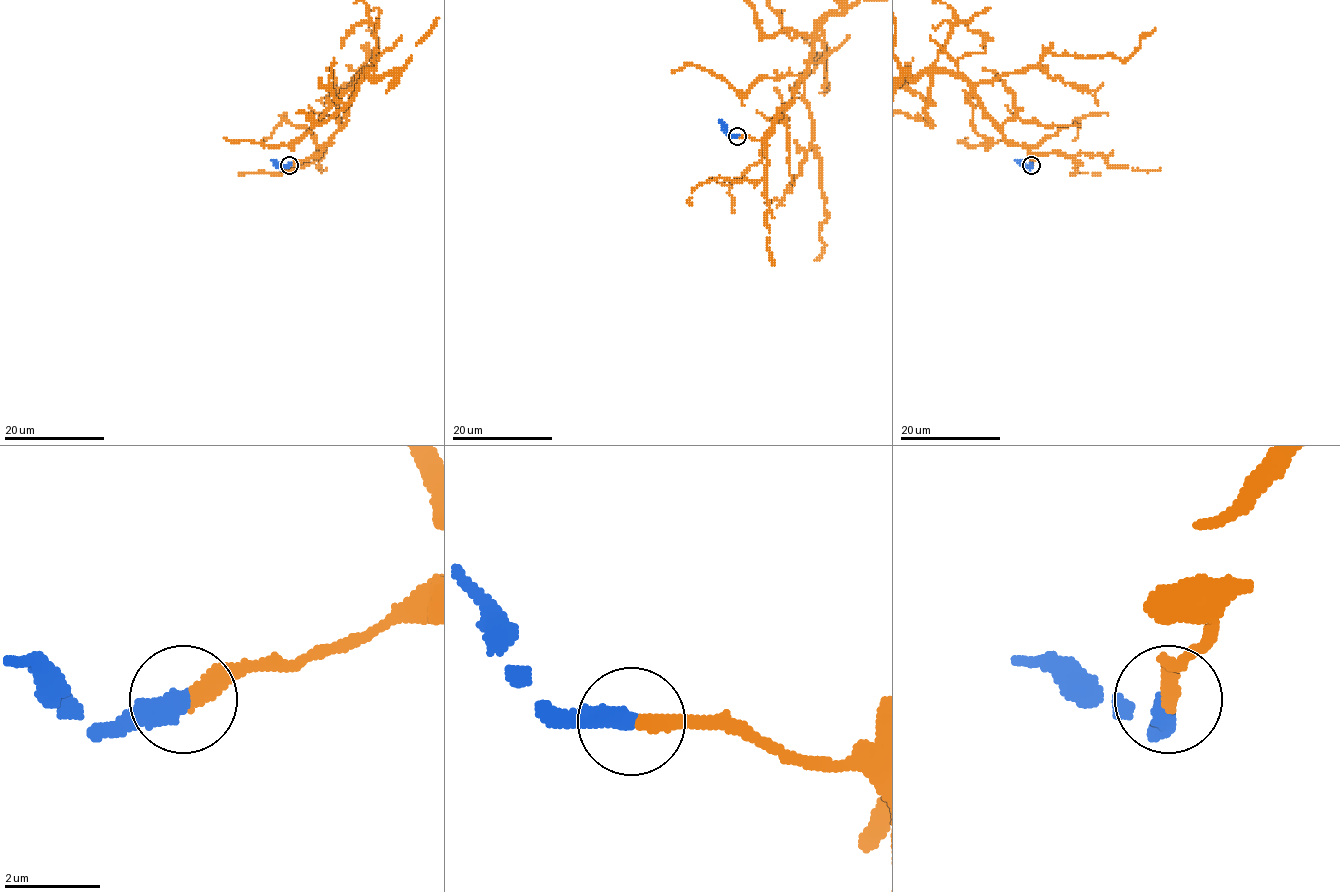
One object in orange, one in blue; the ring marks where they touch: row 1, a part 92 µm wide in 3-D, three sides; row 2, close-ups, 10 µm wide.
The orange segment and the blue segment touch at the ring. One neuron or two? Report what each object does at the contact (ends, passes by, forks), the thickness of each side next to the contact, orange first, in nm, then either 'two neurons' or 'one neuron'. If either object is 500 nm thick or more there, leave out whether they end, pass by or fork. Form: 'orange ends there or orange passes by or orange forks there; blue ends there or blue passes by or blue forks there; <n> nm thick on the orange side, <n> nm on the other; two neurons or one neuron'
orange ends there; blue ends there; 380 nm thick on the orange side, 480 nm on the other; one neuron

